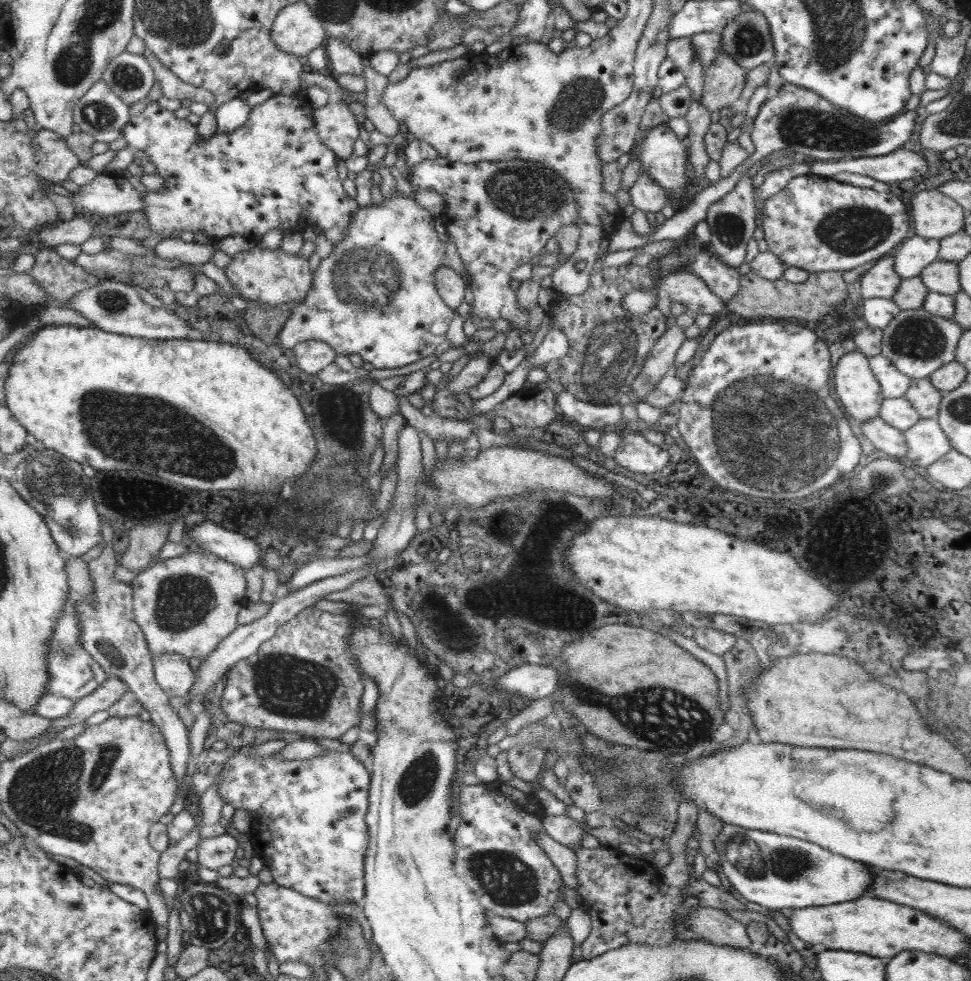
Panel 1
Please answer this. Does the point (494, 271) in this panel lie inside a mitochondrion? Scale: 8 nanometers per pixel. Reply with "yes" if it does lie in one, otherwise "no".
no

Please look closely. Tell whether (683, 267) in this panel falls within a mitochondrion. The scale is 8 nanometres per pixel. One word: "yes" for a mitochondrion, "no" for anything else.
no

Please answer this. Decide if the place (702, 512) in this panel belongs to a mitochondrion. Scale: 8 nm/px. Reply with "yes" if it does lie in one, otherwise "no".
no

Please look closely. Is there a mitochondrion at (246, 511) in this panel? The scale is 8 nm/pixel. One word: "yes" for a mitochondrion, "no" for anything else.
no

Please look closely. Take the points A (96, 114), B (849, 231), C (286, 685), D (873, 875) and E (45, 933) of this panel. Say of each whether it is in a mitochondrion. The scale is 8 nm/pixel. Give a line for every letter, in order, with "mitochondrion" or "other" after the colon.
A: mitochondrion
B: mitochondrion
C: mitochondrion
D: other
E: other

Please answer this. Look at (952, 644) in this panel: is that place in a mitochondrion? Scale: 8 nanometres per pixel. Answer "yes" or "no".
no

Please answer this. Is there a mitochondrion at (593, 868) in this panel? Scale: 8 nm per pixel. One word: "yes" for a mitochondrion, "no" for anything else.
no

